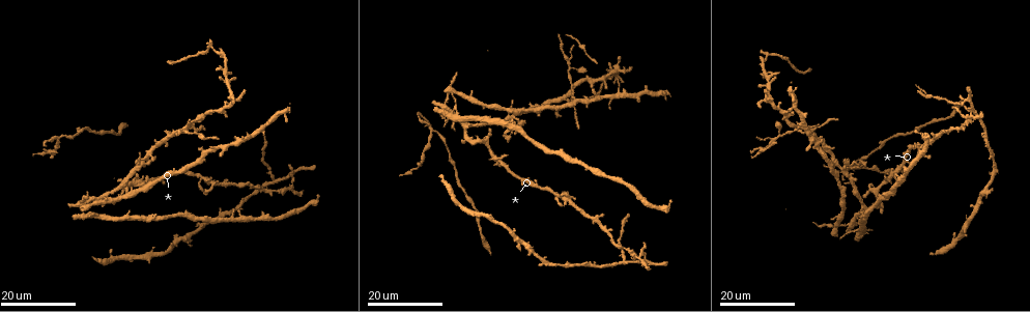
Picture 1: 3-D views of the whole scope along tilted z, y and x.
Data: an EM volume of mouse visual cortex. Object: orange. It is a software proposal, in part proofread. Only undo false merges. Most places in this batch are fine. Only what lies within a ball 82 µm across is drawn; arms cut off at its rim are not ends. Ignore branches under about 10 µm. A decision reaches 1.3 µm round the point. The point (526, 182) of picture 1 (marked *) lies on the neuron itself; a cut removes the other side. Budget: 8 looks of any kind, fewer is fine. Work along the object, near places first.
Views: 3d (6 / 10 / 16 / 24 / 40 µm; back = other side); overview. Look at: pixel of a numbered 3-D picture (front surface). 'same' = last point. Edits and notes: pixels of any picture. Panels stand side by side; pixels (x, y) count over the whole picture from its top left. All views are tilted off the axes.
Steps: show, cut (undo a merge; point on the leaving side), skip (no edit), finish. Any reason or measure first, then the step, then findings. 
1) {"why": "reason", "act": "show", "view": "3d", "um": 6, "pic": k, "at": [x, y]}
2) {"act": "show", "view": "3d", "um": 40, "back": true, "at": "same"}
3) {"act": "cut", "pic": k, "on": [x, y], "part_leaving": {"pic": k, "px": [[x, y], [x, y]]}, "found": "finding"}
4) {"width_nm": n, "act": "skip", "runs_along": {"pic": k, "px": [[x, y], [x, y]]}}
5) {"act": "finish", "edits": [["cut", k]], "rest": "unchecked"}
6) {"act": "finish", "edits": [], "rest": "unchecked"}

{"why": "a narrow waist", "act": "show", "view": "3d", "um": 16, "pic": 1, "at": [507, 124]}

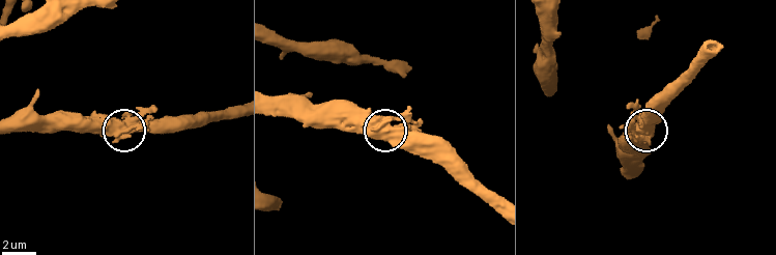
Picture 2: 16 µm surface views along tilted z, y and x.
{"act": "show", "view": "3d", "um": 10, "pic": 2, "at": [117, 124]}

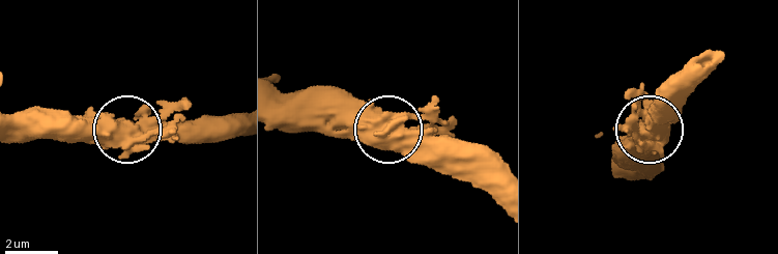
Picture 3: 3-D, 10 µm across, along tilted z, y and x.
{"width_nm": 640, "act": "skip", "found": "all the same neuron"}

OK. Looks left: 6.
{"why": "calibre changes", "act": "show", "view": "3d", "um": 16, "pic": 1, "at": [439, 137]}

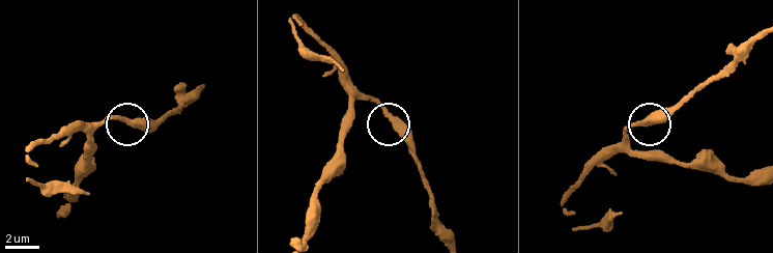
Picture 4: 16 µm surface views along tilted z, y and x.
{"act": "show", "view": "3d", "um": 6, "pic": 4, "at": [127, 121]}

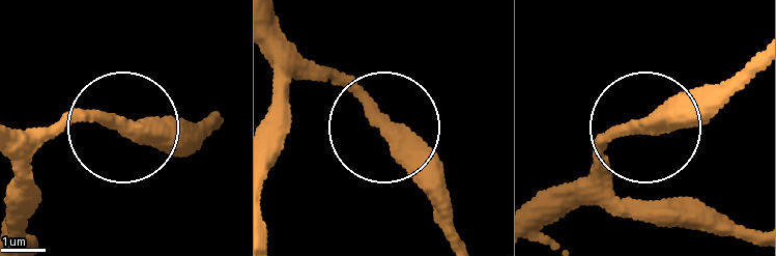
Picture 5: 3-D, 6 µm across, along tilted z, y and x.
{"act": "skip", "found": "one neuron here"}

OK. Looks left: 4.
{"why": "four arms meet", "act": "show", "view": "3d", "um": 24, "pic": 1, "at": [571, 84]}

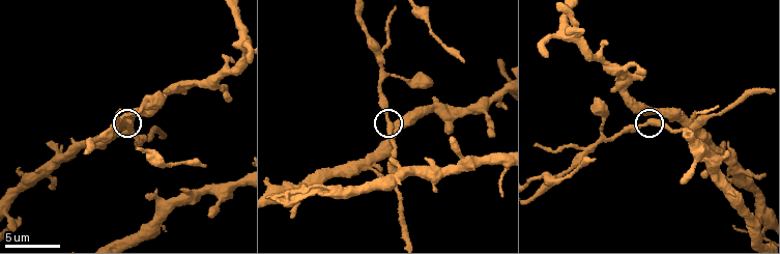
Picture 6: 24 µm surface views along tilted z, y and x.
{"act": "show", "view": "3d", "um": 10, "pic": 6, "at": [649, 119]}

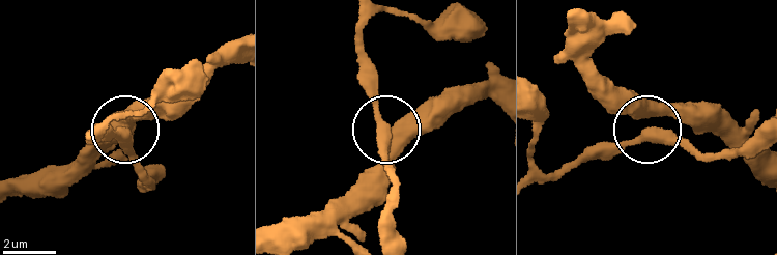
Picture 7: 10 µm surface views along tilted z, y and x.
{"width_nm": 420, "act": "skip", "runs_along": {"pic": 7, "px": [[760, 170], [664, 114], [632, 141], [593, 145], [576, 160]]}, "found": "continuous, no second neuron"}

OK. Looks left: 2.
{"why": "four-way junction", "act": "show", "view": "3d", "um": 24, "pic": 1, "at": [969, 117]}

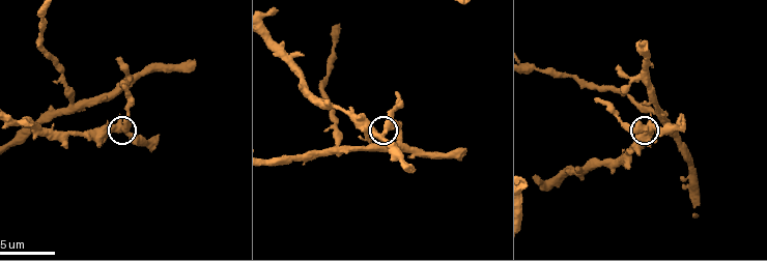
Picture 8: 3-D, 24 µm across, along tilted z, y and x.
{"why": "closer look", "act": "show", "view": "3d", "um": 6, "pic": 8, "at": [117, 130]}

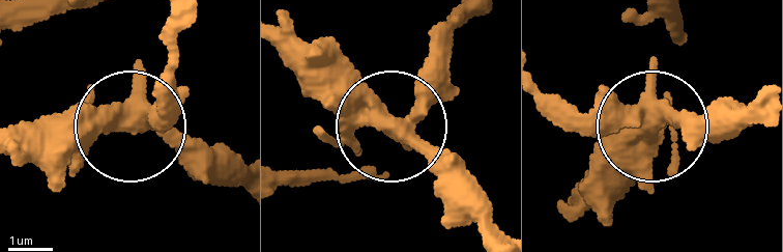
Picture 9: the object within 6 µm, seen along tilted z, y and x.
{"act": "skip", "runs_along": {"pic": 9, "px": [[282, 33], [386, 124], [448, 47]]}, "found": "continuous, no second neuron"}

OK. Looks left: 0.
{"act": "finish", "edits": [], "rest": "unchecked"}

